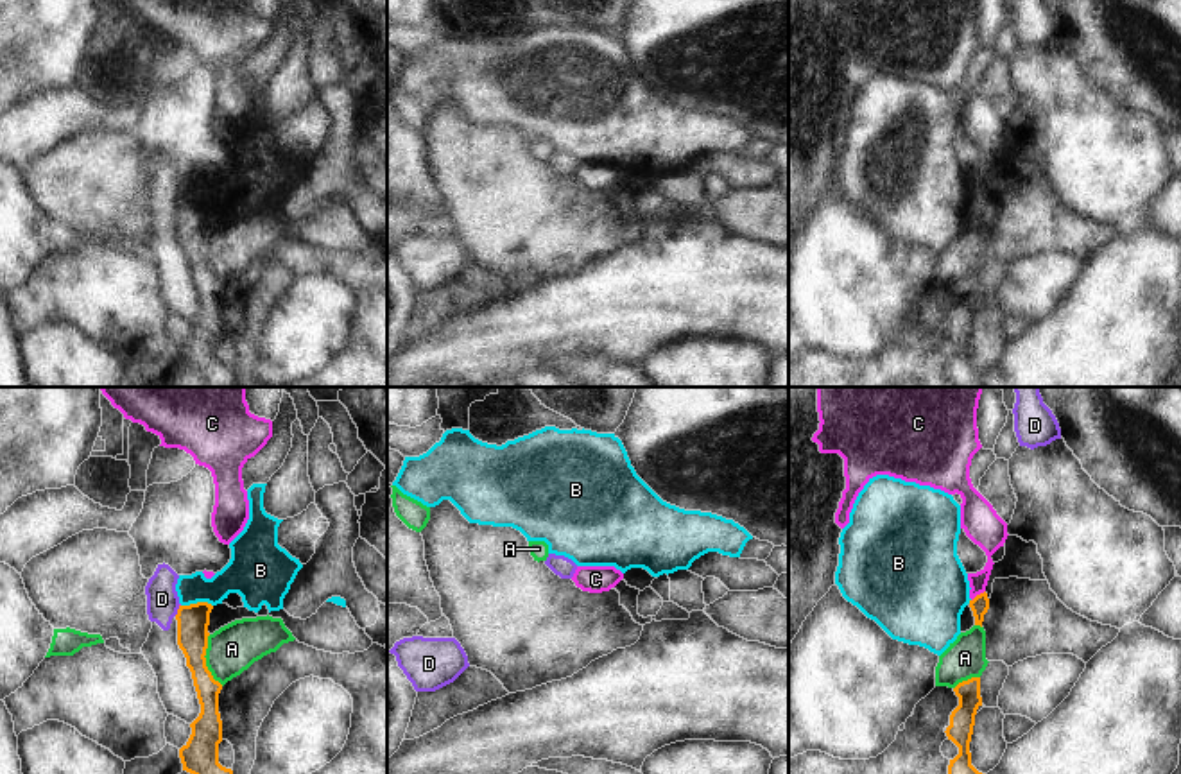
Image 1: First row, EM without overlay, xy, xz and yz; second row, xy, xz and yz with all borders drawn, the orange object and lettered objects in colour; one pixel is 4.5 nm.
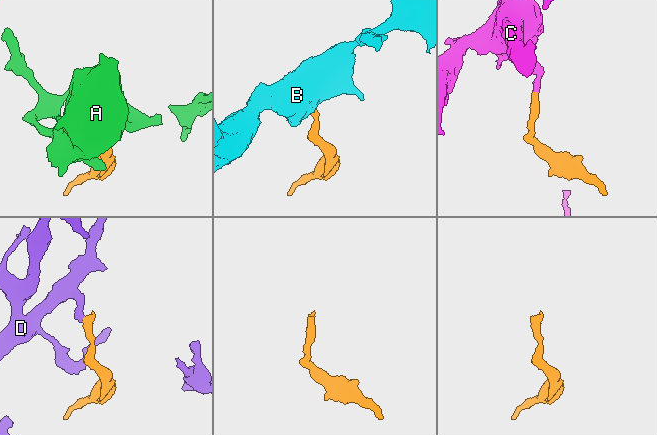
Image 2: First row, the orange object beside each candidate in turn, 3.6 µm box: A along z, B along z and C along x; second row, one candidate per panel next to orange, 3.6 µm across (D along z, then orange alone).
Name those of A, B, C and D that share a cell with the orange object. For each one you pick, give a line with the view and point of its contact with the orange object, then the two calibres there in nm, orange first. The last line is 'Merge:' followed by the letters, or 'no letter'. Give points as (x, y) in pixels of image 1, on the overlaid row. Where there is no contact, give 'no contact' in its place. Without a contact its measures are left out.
C: meets orange in yz at (977, 595); 80 nm thick on the orange side, 100 nm on the other
Merge: C

